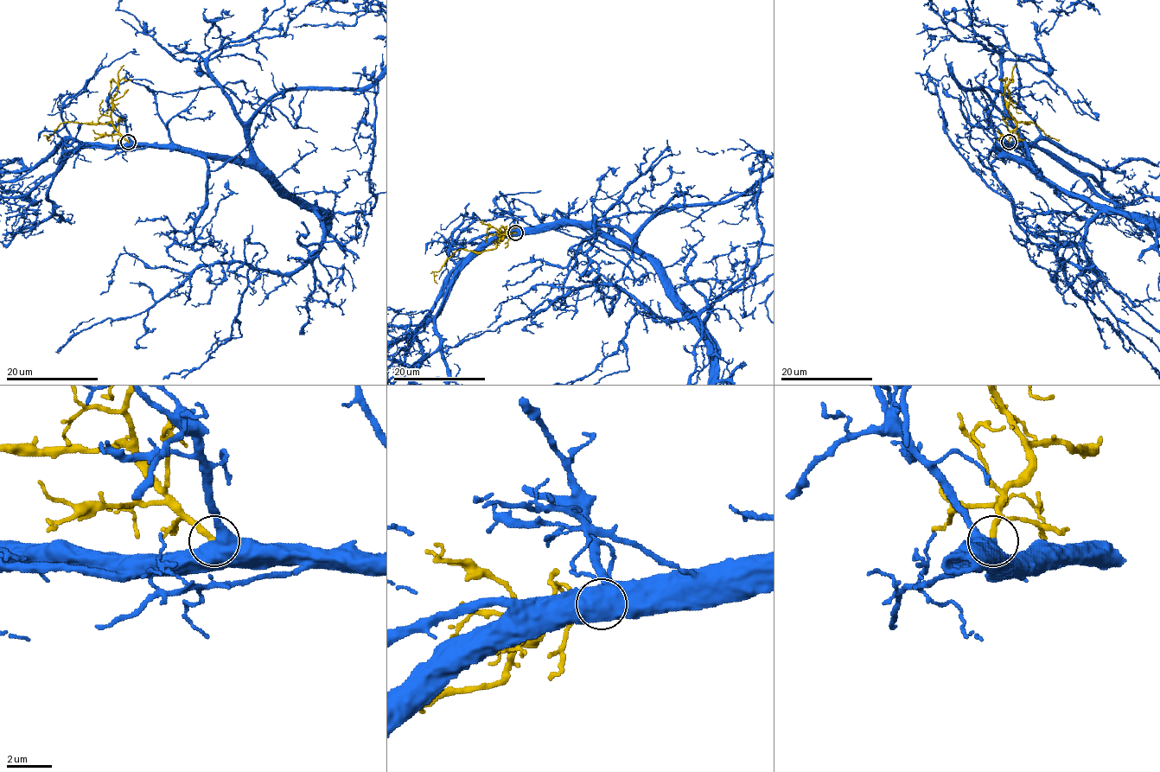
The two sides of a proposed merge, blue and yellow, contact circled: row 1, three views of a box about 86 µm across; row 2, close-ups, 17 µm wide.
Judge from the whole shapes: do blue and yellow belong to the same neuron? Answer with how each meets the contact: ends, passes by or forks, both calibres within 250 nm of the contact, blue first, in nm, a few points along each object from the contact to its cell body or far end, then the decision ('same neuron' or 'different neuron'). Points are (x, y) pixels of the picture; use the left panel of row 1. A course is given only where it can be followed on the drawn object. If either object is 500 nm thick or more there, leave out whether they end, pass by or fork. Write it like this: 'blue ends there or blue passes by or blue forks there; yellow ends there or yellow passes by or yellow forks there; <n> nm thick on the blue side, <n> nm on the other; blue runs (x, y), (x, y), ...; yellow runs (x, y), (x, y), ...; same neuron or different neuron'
800 nm thick on the blue side, 280 nm on the other; yellow runs (129, 142), (111, 123), (62, 123), (52, 135), (46, 137), (50, 140); same neuron

